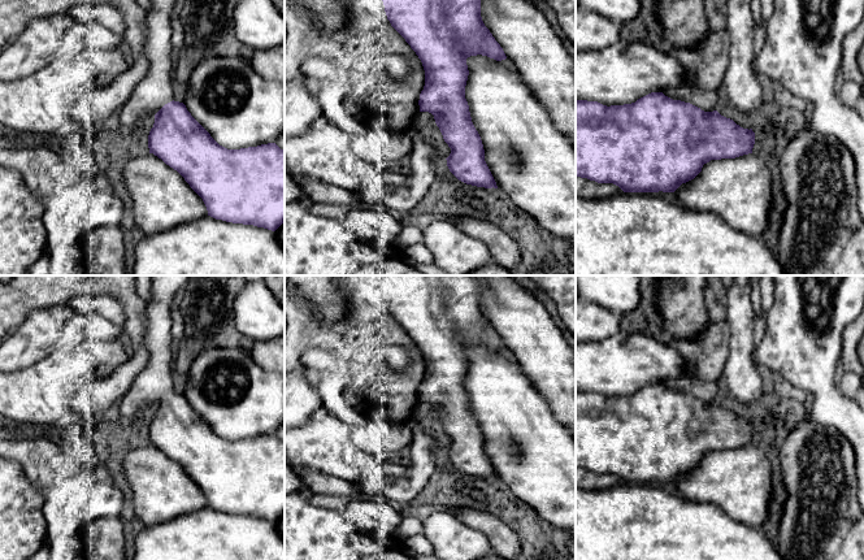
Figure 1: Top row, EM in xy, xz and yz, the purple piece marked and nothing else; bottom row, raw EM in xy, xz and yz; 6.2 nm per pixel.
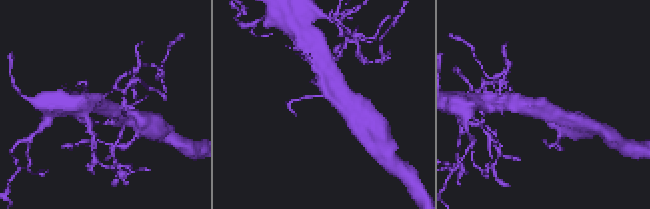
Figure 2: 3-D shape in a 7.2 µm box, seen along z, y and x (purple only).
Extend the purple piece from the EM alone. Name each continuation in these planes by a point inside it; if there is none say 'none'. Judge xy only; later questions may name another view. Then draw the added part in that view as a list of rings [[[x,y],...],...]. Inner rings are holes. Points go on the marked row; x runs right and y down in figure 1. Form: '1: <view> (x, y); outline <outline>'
1: xy (155, 90); outline [[[151,0],[144,19],[144,49],[148,60],[146,77],[135,86],[127,101],[120,108],[116,125],[135,127],[142,120],[156,114],[165,104],[173,101],[170,25],[177,0]]]

